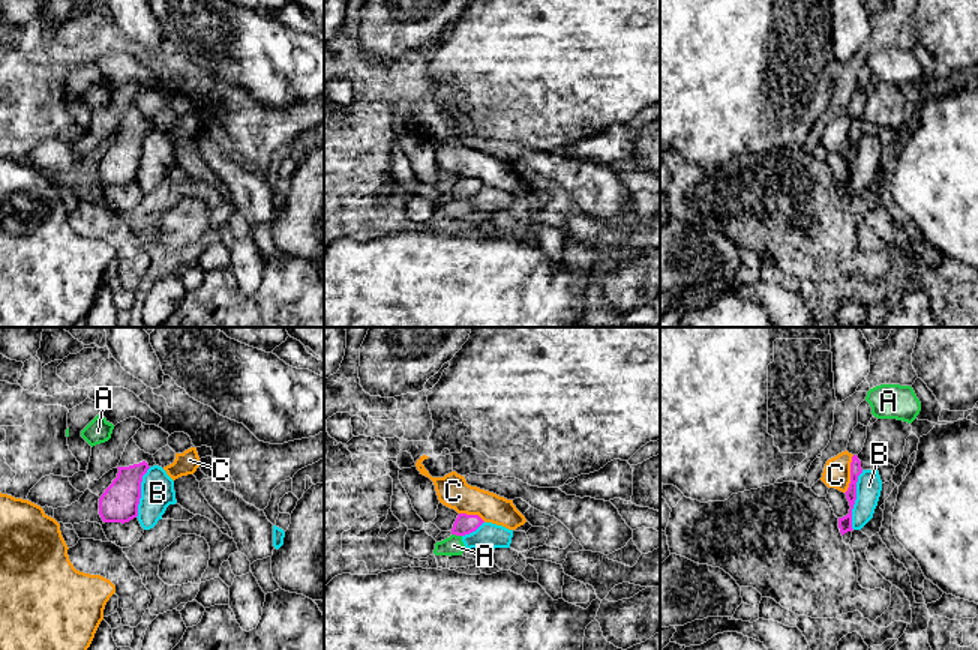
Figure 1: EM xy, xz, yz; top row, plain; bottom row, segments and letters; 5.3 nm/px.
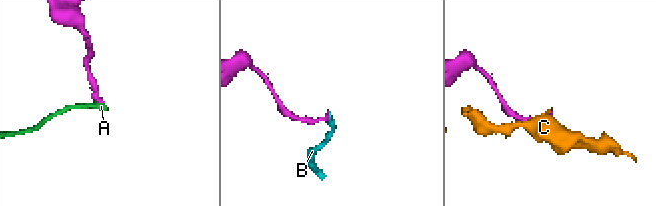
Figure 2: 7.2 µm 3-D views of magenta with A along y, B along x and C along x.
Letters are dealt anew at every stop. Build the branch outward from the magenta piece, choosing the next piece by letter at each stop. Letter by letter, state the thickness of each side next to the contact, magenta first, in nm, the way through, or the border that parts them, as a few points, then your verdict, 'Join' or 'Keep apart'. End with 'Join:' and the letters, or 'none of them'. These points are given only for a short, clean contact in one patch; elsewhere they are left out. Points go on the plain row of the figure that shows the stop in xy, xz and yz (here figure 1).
A: Thickness 110 nm (magenta) against 110 nm. Boundary: xz (452, 197), (461, 200). Keep apart
B: Thickness 80 nm (magenta) against 140 nm. Boundary: yz (863, 134), (857, 146), (852, 192). Keep apart
C: Thickness 60 nm (magenta) against 140 nm. Keep apart
Join: none of them

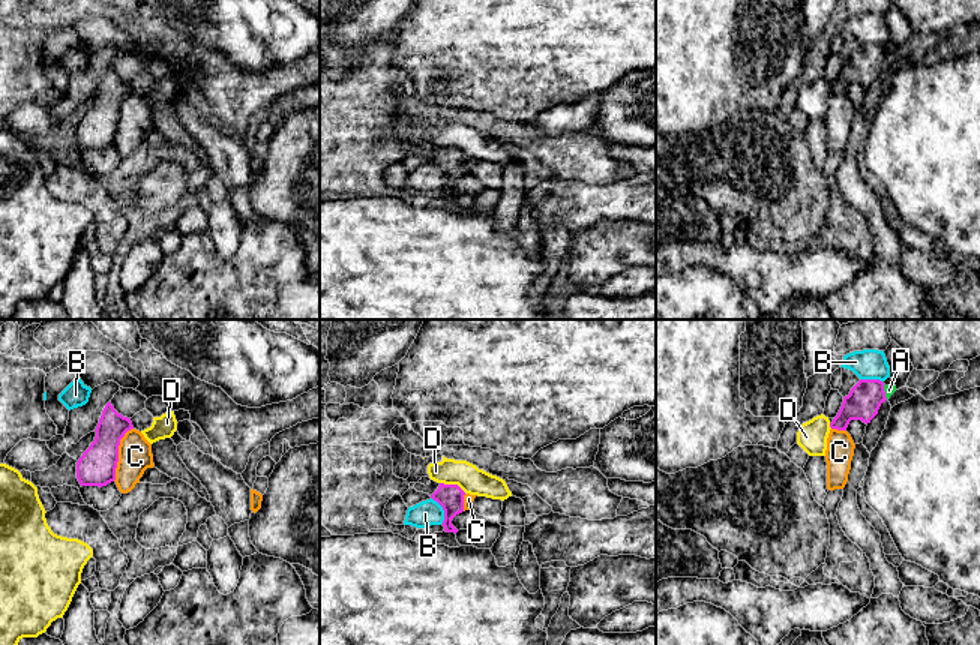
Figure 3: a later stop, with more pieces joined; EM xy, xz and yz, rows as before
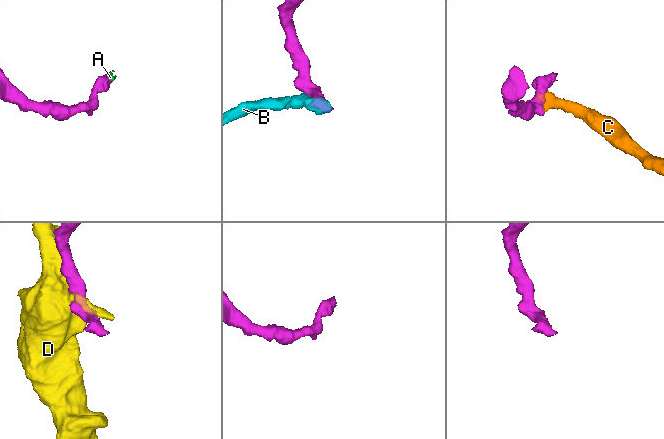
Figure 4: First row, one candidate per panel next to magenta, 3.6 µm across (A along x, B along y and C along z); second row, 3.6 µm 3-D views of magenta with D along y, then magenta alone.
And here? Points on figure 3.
A: Thickness 180 nm (magenta) against 50 nm. Join
B: Thickness 140 nm (magenta) against 140 nm. Keep apart
C: Thickness 200 nm (magenta) against 180 nm. Boundary: xy (132, 92), (120, 104), (116, 141), (113, 144). Keep apart
D: Thickness 140 nm (magenta) against 150 nm. Keep apart
Join: A

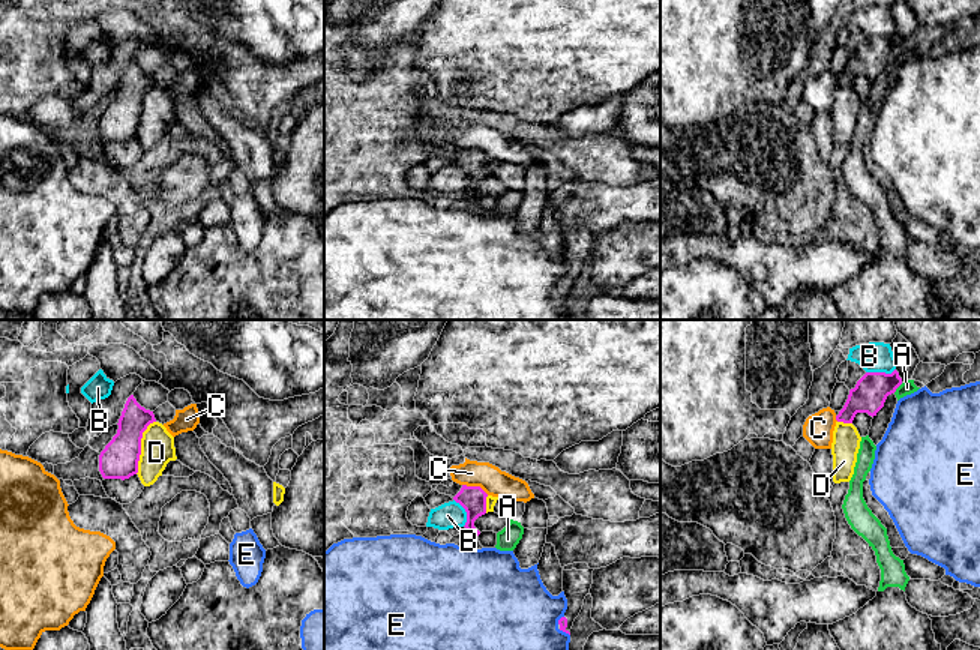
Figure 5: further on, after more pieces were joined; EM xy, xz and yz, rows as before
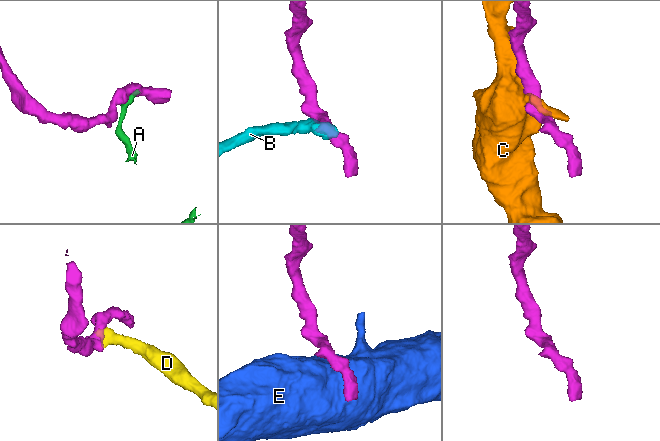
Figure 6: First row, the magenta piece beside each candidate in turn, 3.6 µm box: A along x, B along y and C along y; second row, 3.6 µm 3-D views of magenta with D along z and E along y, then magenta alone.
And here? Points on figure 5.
A: Thickness 180 nm (magenta) against 70 nm. Boundary: yz (902, 47), (893, 56). Keep apart
B: Thickness 180 nm (magenta) against 160 nm. Keep apart
C: Thickness 140 nm (magenta) against 150 nm. Keep apart
D: Thickness 200 nm (magenta) against 180 nm. Boundary: xy (155, 84), (143, 96), (138, 134), (135, 137). Keep apart
E: Thickness 50 nm (magenta) against 460 nm. Boundary: xz (559, 293), (569, 299). Keep apart
Join: none of them

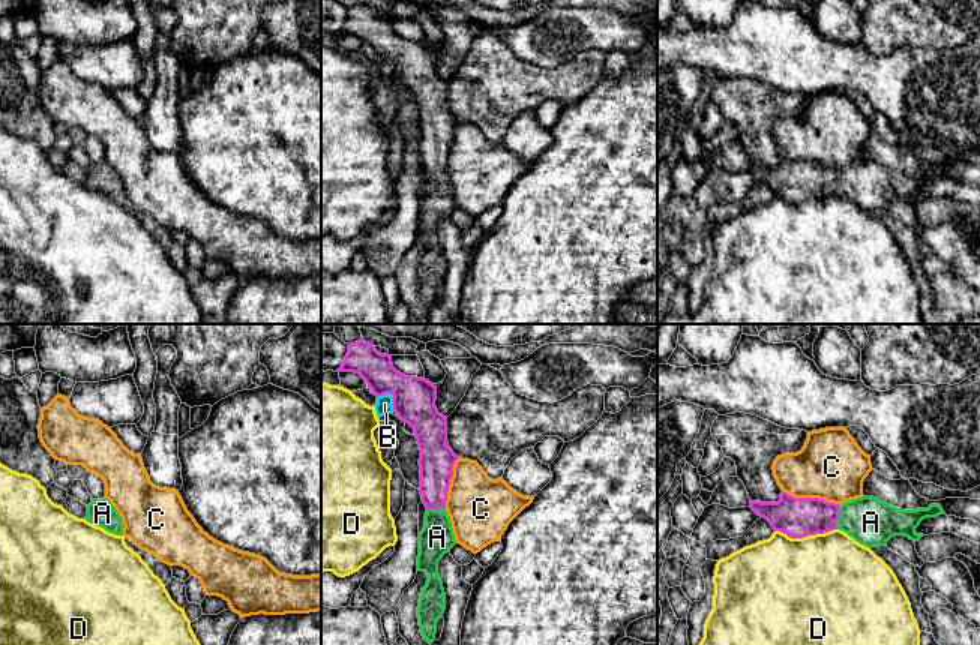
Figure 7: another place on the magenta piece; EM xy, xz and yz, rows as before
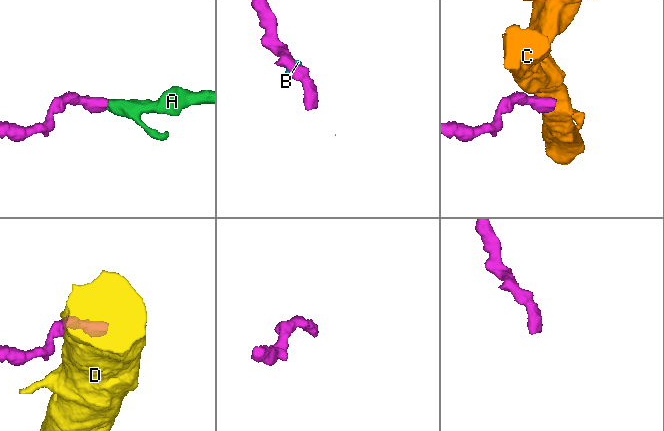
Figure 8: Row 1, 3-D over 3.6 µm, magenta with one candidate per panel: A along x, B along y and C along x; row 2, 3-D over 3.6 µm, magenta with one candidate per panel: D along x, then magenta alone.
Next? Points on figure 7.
A: Thickness 220 nm (magenta) against 260 nm. Path across: yz (797, 182), (838, 182), (862, 182), (871, 186). Join
B: Thickness 220 nm (magenta) against 100 nm. Boundary: xz (377, 60), (389, 57), (393, 74). Keep apart
C: Thickness 220 nm (magenta) against 360 nm. Boundary: yz (782, 153), (794, 161), (818, 161), (839, 170). Keep apart
D: Thickness 220 nm (magenta) against 500 nm. Boundary: yz (836, 192), (802, 201), (788, 201), (775, 195). Keep apart
Join: A

